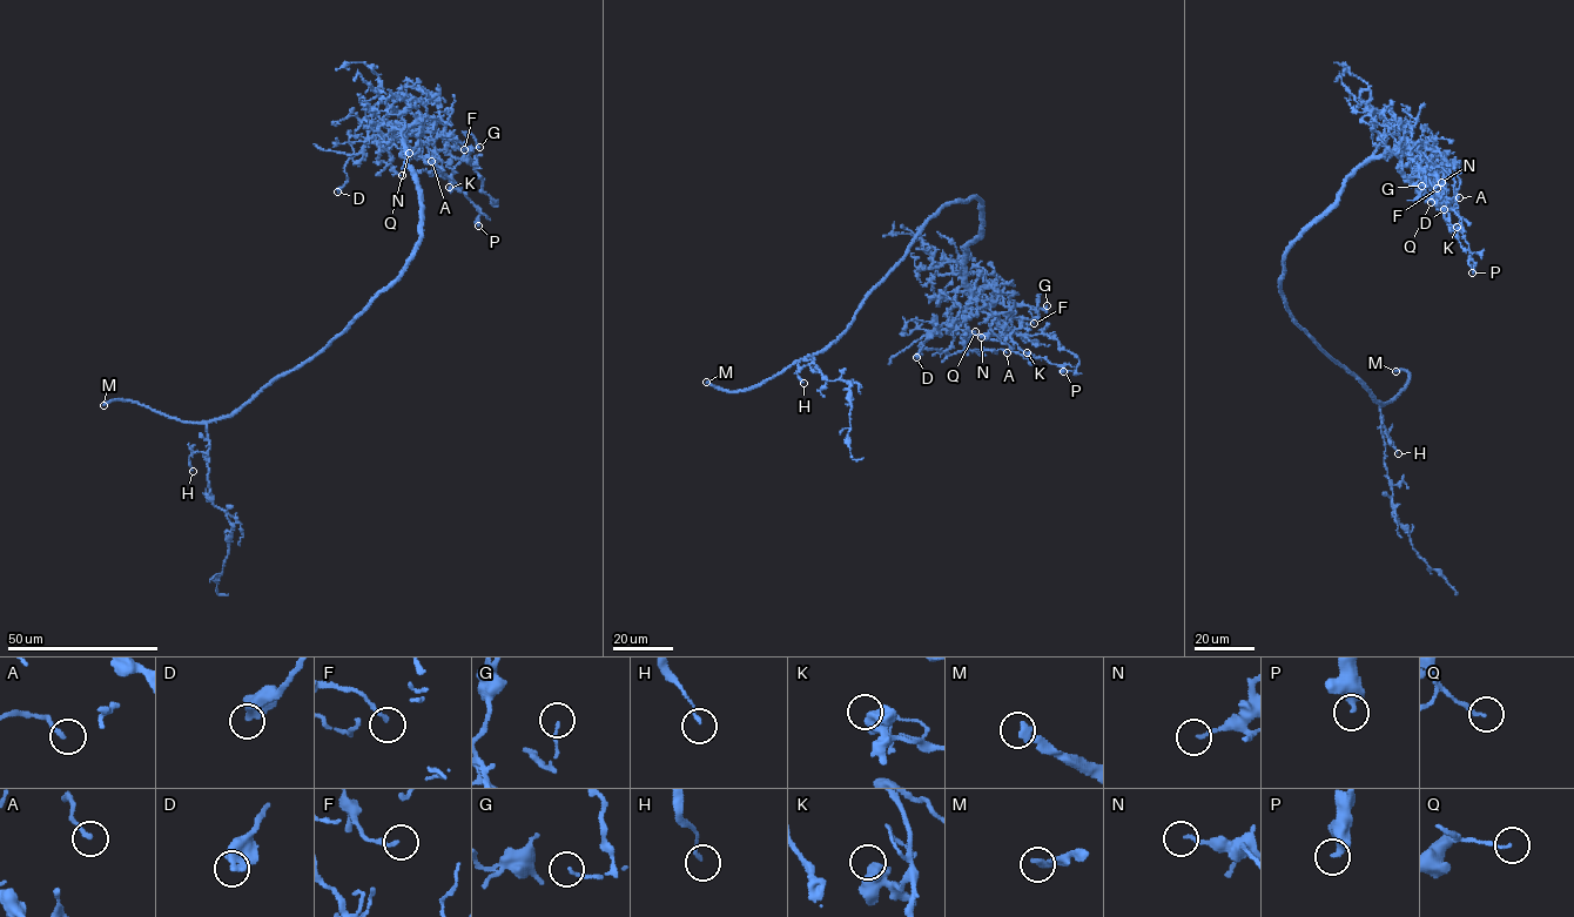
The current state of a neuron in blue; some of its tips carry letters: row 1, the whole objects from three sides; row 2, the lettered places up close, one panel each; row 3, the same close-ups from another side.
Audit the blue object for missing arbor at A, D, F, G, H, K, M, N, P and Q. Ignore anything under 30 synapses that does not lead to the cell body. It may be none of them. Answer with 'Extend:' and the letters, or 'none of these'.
Extend: M

